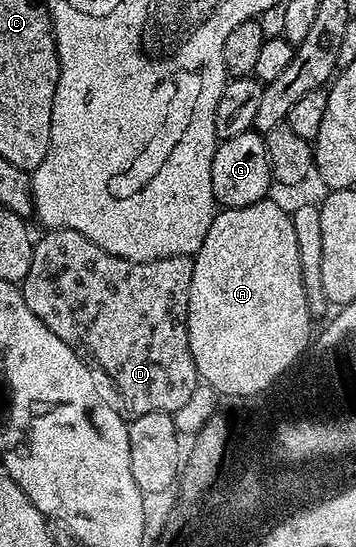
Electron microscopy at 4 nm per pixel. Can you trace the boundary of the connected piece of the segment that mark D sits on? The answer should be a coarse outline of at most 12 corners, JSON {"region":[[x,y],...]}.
{"region":[[35,238],[26,307],[132,417],[196,393],[192,257]]}

